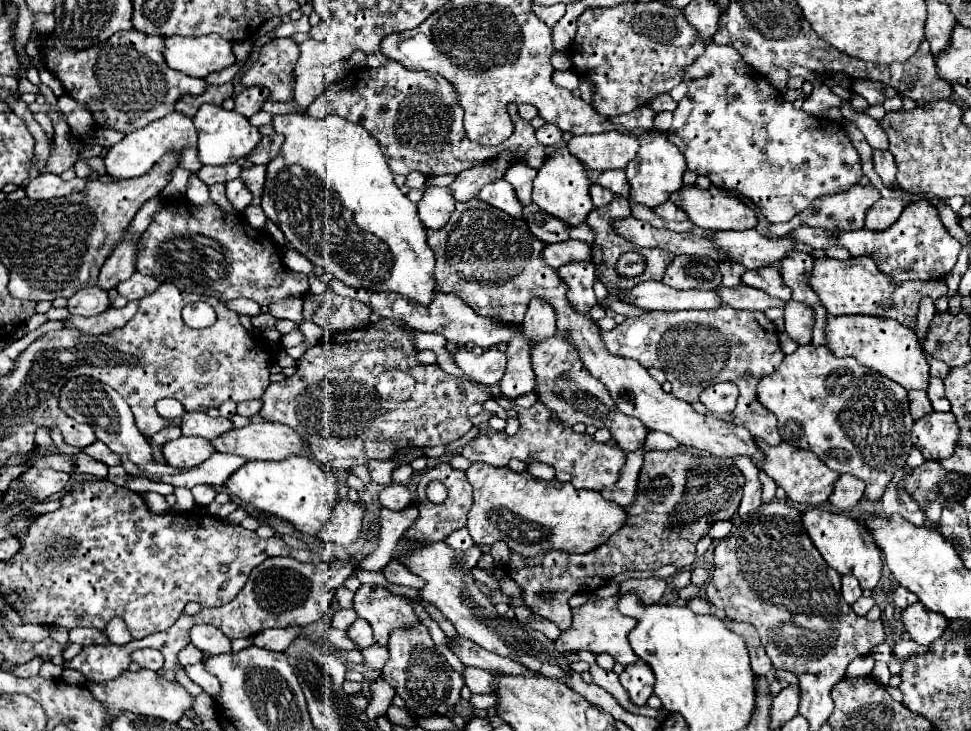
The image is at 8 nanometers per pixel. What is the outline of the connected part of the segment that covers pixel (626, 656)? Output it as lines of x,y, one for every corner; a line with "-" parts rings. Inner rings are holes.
590,595
588,603
580,605
580,607
574,607
572,609
574,623
566,633
562,633
556,639
556,649
560,653
580,651
580,649
586,649
586,651
592,651
592,653
610,653
622,665
634,663
636,653
632,651
632,647
628,643
628,633
636,627
636,619
622,615
616,607
616,597
610,597
610,599
600,599
596,595
-
610,599
614,599
612,601
612,617
610,617

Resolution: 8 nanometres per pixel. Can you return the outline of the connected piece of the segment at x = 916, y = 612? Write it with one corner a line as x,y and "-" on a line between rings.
920,601
910,605
908,609
902,611
902,621
904,627
908,631
908,635
912,637
912,641
920,643
920,645
928,645
932,641
936,641
938,637
942,637
950,625
950,621
936,613
936,611
928,611

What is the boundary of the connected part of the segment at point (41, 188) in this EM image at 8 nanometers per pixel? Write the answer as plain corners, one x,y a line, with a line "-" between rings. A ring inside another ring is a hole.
42,173
28,183
26,195
30,199
52,199
52,197
64,197
72,191
82,191
84,187
86,187
86,179
74,177
72,181
62,181
60,175

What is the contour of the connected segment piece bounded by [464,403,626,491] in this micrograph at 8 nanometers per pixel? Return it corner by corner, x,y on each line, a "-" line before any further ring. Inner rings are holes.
542,403
524,409
518,415
518,421
520,421
520,429
514,437
508,437
506,433
498,433
498,431
478,435
464,447
464,457
470,463
480,461
494,467
504,467
514,457
528,465
546,463
556,469
558,481
570,481
576,489
586,487
586,489
600,491
600,487
606,487
608,483
616,481
616,475
624,465
626,455
614,441
596,443
594,437
588,433
574,433
572,427
560,427
560,423
548,423
548,411
544,411

